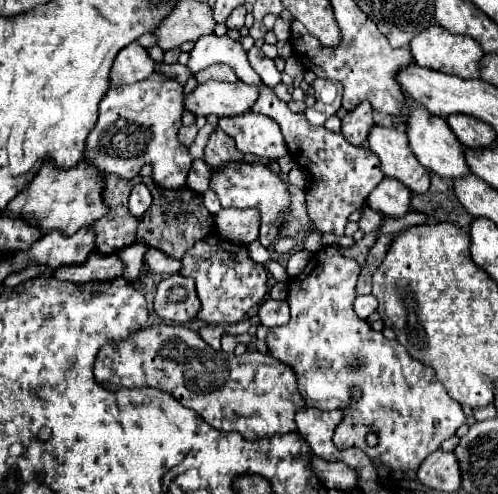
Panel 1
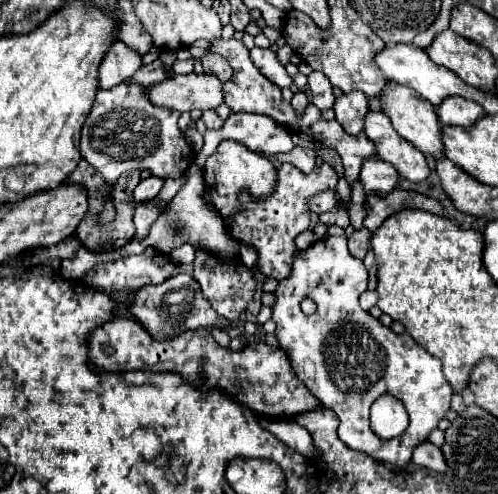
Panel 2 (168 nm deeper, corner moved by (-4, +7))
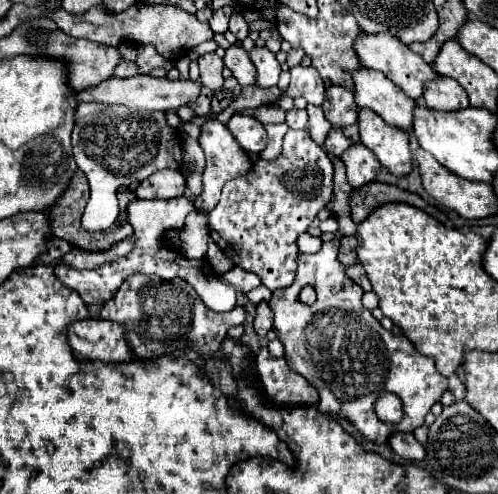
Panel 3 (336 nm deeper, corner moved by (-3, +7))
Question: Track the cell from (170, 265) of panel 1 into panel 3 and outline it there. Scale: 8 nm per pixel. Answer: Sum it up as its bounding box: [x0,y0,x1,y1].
[180,210,208,259]

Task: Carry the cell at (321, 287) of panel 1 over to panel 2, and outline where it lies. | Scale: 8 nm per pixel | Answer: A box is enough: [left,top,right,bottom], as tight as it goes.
[273,237,453,467]

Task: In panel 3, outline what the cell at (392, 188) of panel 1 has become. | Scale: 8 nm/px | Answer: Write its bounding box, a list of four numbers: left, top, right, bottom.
[340,143,382,189]

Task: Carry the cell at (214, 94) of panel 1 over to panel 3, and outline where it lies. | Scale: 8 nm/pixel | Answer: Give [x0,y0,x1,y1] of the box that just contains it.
[76,75,200,111]

